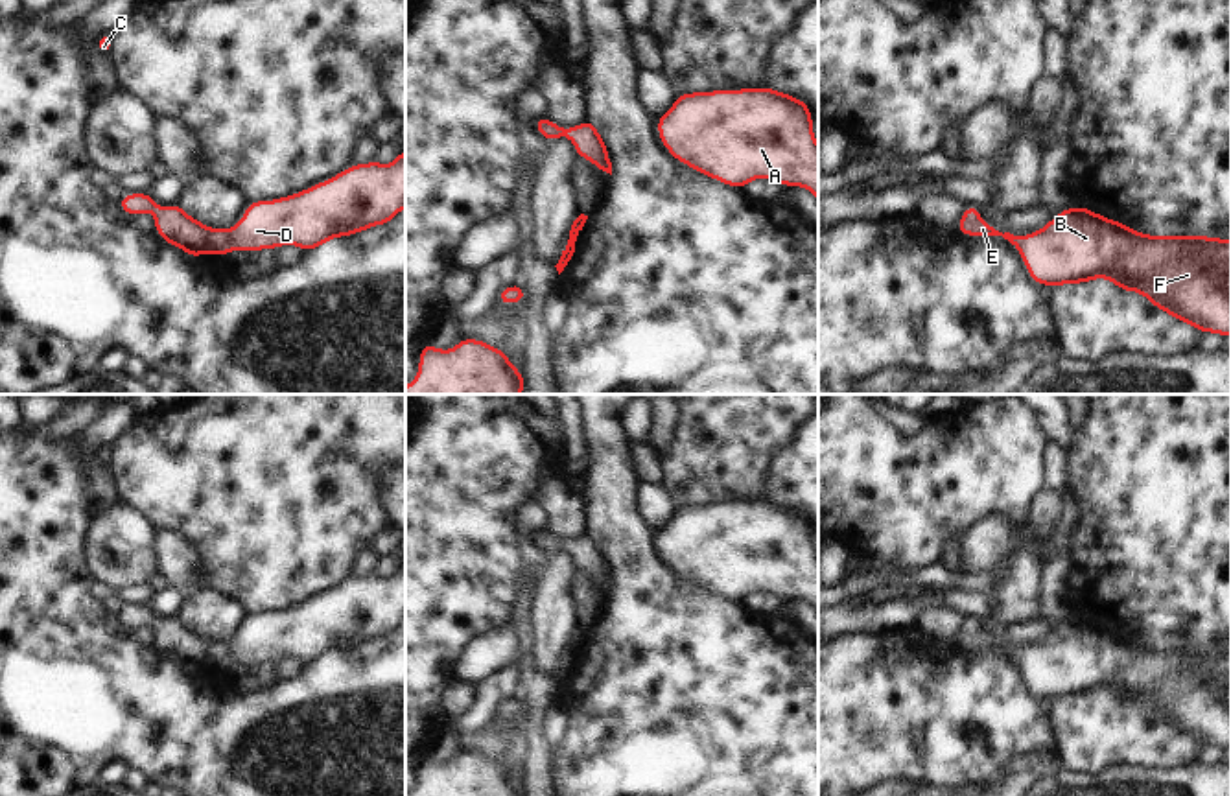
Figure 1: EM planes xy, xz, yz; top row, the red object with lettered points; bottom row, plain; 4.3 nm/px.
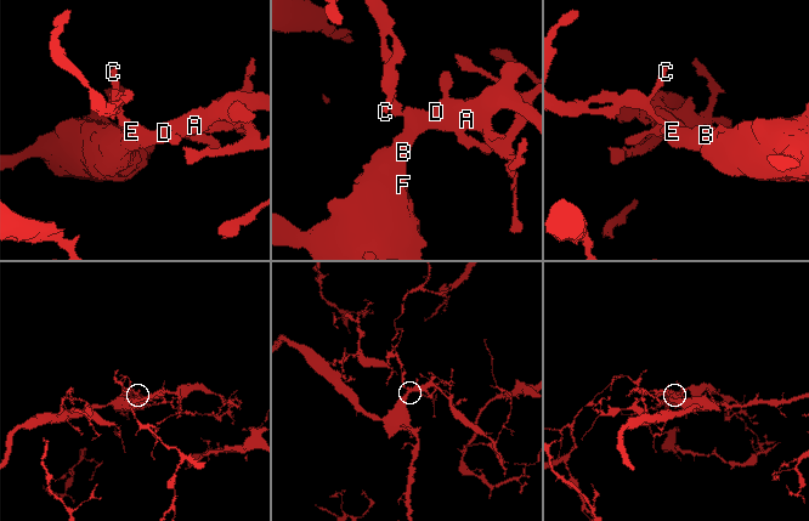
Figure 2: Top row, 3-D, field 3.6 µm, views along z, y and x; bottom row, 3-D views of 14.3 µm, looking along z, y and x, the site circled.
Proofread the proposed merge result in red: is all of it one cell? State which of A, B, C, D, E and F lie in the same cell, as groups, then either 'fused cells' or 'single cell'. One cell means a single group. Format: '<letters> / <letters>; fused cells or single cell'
A B C D E F; single cell

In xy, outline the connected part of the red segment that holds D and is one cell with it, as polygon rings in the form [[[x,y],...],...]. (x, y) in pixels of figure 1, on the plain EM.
[[[400,562],[389,579],[376,573],[352,577],[299,606],[251,614],[243,630],[227,643],[193,632],[179,615],[158,619],[147,604],[123,606],[118,617],[127,628],[153,626],[155,645],[192,671],[229,669],[236,661],[275,663],[282,658],[311,665],[332,650],[394,634],[405,621],[405,564]]]

